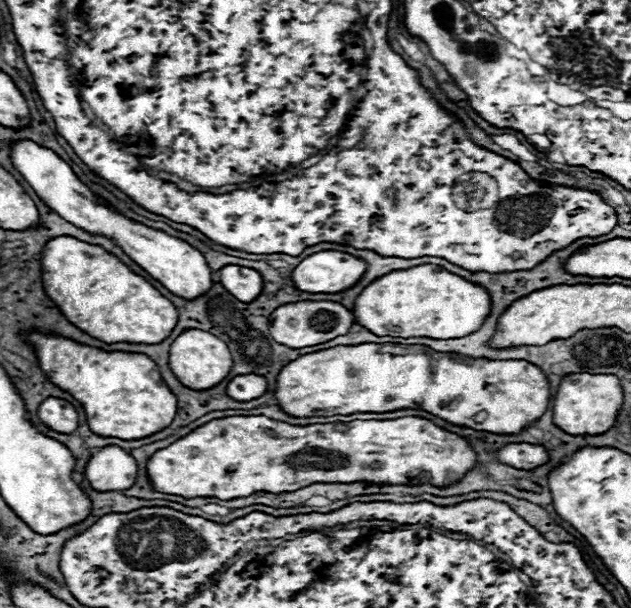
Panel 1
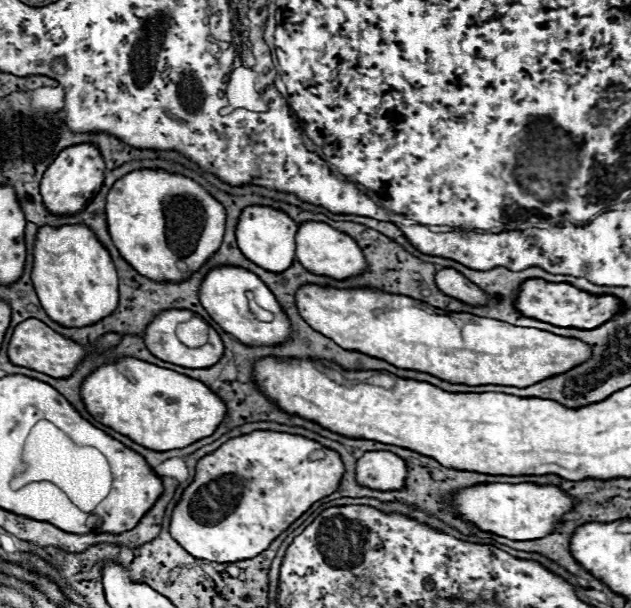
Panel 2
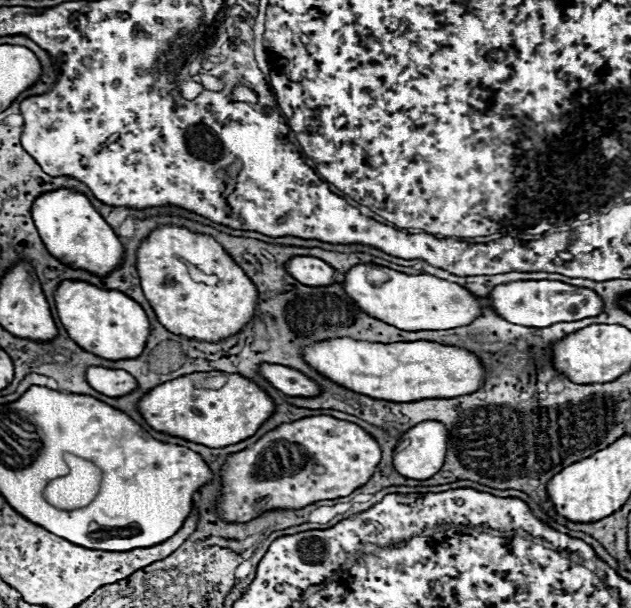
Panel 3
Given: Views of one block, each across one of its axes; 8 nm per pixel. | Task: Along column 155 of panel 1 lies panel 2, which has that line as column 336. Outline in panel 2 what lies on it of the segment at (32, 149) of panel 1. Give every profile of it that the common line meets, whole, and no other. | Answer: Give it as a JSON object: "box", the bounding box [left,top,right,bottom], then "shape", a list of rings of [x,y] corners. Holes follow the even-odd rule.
{"box":[296,222,366,278],"shape":[[[302,222],[298,226],[296,232],[296,242],[298,242],[298,262],[314,272],[314,274],[322,274],[322,276],[332,276],[332,278],[350,278],[350,276],[358,276],[364,272],[366,262],[362,256],[360,246],[344,232],[324,224],[324,222]]]}

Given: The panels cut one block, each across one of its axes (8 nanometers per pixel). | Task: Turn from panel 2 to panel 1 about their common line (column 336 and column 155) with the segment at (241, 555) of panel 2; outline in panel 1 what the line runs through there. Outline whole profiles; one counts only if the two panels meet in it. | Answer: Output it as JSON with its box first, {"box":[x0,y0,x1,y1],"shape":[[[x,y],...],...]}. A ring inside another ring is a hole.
{"box":[148,416,476,500],"shape":[[[228,416],[228,418],[218,418],[218,420],[210,420],[208,424],[196,428],[194,432],[190,432],[188,436],[176,440],[174,444],[170,444],[164,450],[158,450],[150,460],[148,460],[148,476],[152,480],[154,490],[164,492],[164,494],[176,494],[176,496],[184,496],[184,498],[220,498],[220,500],[232,500],[232,498],[242,498],[242,496],[250,496],[254,492],[292,492],[316,482],[342,482],[342,484],[350,484],[350,482],[370,482],[370,484],[434,484],[434,486],[448,486],[454,480],[460,480],[476,462],[476,452],[472,450],[472,446],[468,442],[464,442],[464,438],[446,432],[438,426],[434,426],[430,420],[426,418],[416,418],[416,416],[408,416],[408,418],[396,418],[396,420],[354,420],[348,424],[312,424],[312,426],[294,426],[288,422],[280,422],[280,420],[272,420],[266,416]]]}

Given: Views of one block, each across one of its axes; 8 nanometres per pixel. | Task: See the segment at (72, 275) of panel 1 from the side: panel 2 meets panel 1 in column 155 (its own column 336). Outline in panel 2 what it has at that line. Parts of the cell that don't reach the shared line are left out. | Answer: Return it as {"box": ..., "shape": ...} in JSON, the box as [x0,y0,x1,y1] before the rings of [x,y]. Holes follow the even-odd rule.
{"box":[294,284,592,388],"shape":[[[304,284],[296,290],[294,298],[296,298],[298,314],[316,332],[334,340],[344,350],[354,350],[354,352],[384,360],[398,368],[428,372],[436,378],[442,378],[454,384],[468,384],[468,386],[502,384],[502,386],[526,388],[550,376],[562,374],[580,362],[586,362],[592,354],[590,346],[576,338],[564,338],[546,330],[536,330],[536,328],[512,326],[508,322],[480,318],[466,312],[444,312],[420,300],[412,300],[408,296],[392,296],[388,292],[380,292],[374,288],[342,290],[342,288],[330,288],[330,286],[318,286],[318,284]]]}

